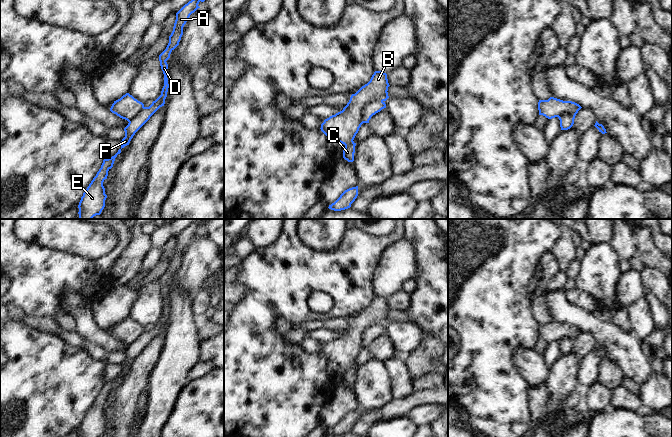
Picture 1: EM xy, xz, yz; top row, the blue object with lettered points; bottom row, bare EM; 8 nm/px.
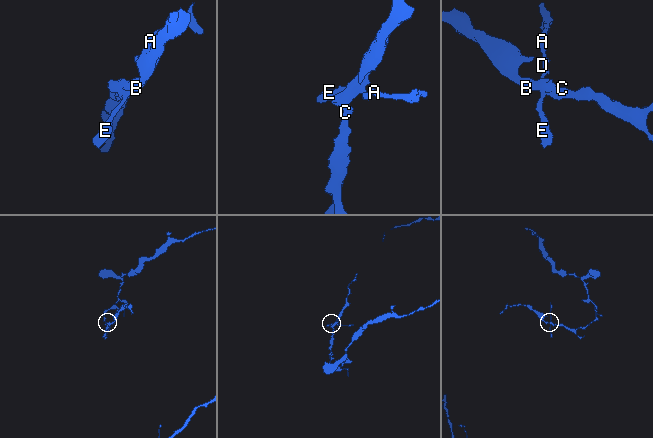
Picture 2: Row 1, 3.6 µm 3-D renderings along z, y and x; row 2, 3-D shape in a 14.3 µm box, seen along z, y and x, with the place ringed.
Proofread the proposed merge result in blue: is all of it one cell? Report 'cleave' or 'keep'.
cleave

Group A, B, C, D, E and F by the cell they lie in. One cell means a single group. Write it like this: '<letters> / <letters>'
A D E F / B C

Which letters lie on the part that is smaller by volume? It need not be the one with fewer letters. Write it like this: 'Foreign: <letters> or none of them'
Foreign: A, D, E, F

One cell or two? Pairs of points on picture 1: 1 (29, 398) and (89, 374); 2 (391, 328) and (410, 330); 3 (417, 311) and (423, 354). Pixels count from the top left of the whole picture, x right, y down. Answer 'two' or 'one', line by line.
1: one
2: one
3: two

